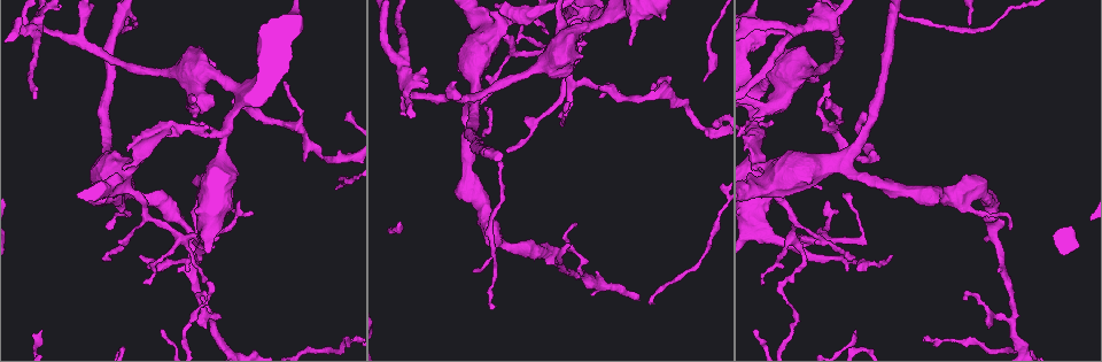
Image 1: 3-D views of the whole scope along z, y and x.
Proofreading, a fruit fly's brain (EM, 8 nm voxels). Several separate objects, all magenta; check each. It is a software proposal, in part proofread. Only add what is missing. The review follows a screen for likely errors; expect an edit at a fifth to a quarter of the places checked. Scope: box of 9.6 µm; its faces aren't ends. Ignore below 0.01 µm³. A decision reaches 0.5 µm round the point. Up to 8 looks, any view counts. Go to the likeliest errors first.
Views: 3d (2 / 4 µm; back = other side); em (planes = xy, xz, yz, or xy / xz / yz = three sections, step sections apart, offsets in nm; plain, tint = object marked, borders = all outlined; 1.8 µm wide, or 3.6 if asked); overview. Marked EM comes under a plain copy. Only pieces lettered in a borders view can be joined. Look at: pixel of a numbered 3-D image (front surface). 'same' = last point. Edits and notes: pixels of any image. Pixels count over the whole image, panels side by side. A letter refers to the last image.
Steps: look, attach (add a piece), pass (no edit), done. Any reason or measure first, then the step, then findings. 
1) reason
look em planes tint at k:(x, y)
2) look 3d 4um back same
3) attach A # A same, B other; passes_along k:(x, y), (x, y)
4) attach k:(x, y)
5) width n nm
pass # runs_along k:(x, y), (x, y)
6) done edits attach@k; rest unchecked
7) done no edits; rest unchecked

branch stops here
look em planes borders at 1:(598, 86)

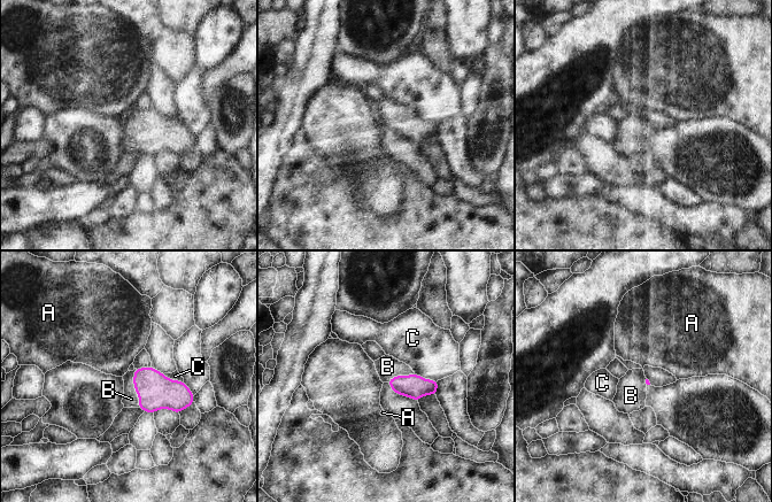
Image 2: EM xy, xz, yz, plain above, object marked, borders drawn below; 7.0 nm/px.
longest_contact B 280 nm
attach 2:(131, 399) # A other, B same, C other; passes_along 2:(155, 391), (134, 388), (131, 399); it goes on there

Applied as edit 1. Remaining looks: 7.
abrupt turn
look em planes tint at 1:(793, 220)

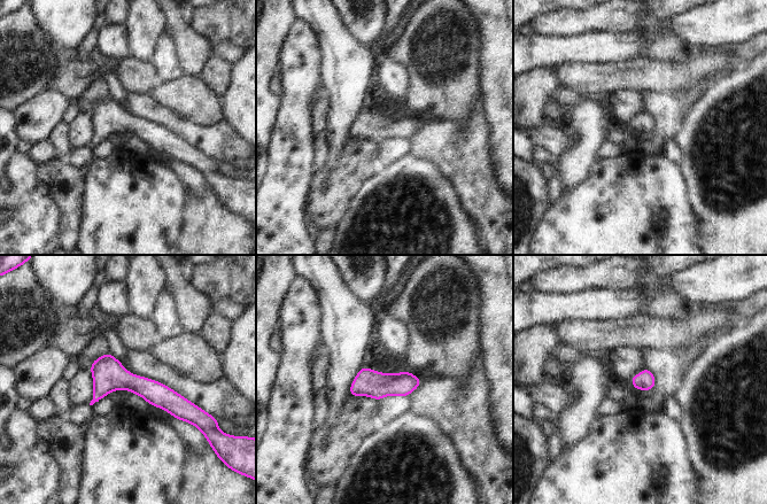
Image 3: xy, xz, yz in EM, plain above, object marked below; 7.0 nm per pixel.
see the neighbours
look em planes borders same

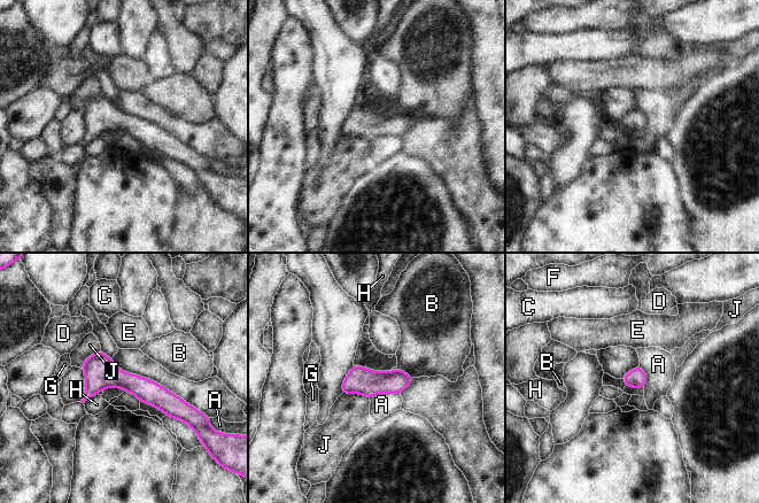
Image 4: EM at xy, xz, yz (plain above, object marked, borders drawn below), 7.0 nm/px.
longest_contact A 220 nm
pass # A other, B other, C other, D other, E other, F other, G other, H other, J other; runs_along 4:(85, 365), (184, 405); no lettered piece goes on from it

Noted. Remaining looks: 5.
an open end
look 3d 2um at 1:(304, 160)

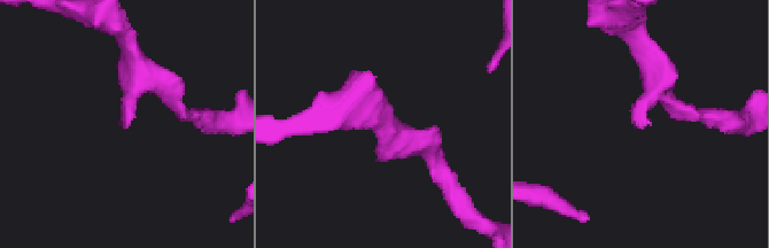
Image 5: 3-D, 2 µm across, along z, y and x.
look em yz step 8 tint at 5:(637, 127)

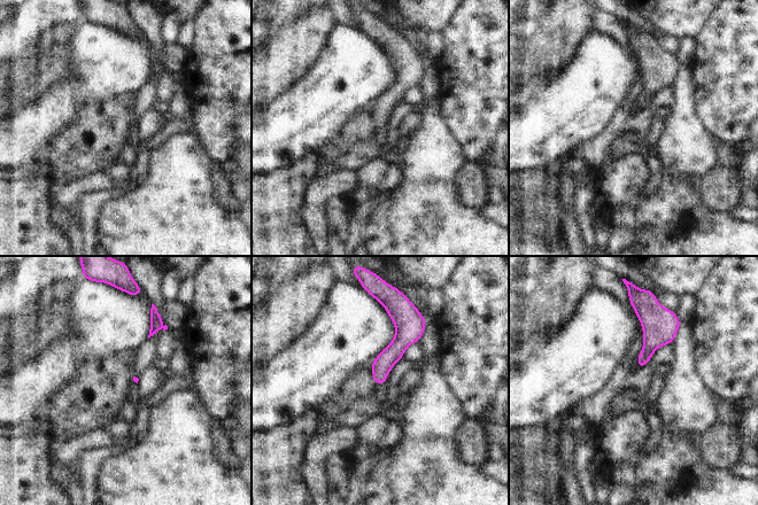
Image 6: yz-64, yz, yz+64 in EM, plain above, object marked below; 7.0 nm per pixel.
look em planes borders same

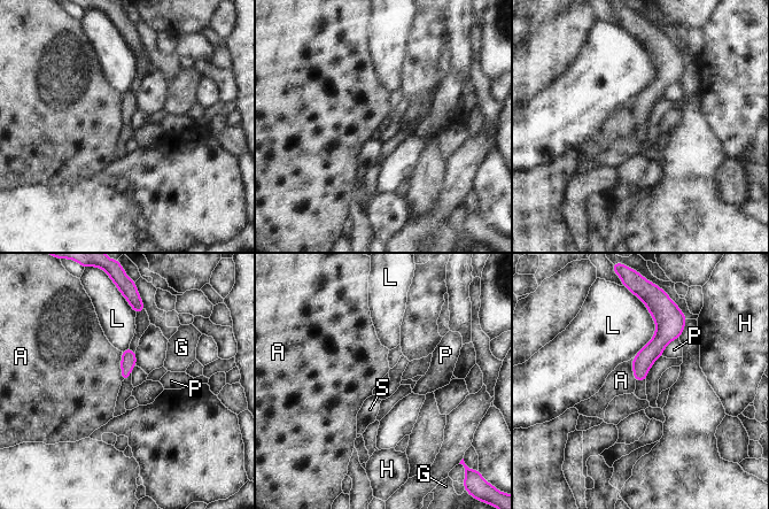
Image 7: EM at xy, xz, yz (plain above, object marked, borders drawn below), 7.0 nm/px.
pass # A other, G other, H other, L other, P other, S other; border 7:(121, 352), (121, 378), (123, 380); no lettered piece goes on from it

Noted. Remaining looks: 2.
a narrow waist
look 3d 2um at 1:(223, 137)

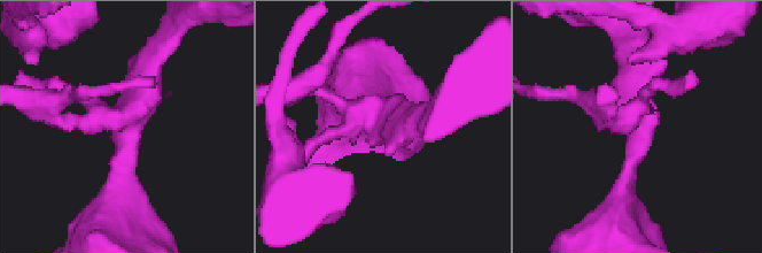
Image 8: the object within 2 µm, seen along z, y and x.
look em planes borders at 8:(120, 121)

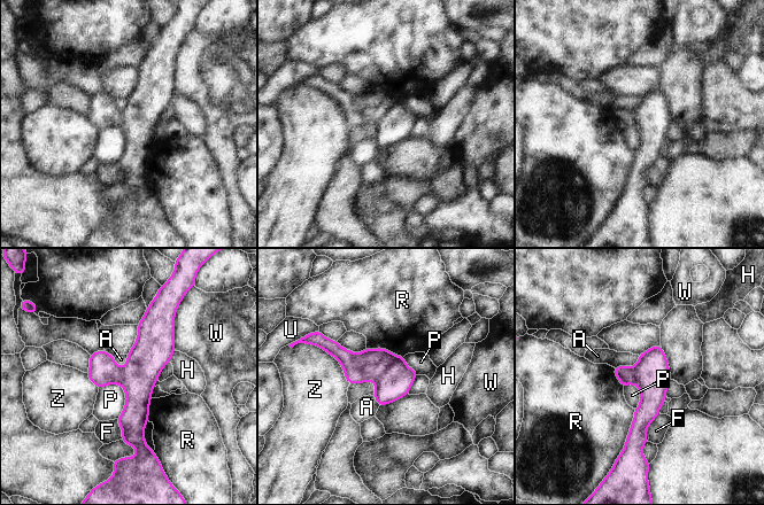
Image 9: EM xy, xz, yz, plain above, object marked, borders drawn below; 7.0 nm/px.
pass # A other, F other, H other, P other, R other, U other, W other, Z other; runs_along 9:(149, 311), (141, 444); no lettered piece goes on from it

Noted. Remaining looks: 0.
done edits attach@2; rest unchecked

